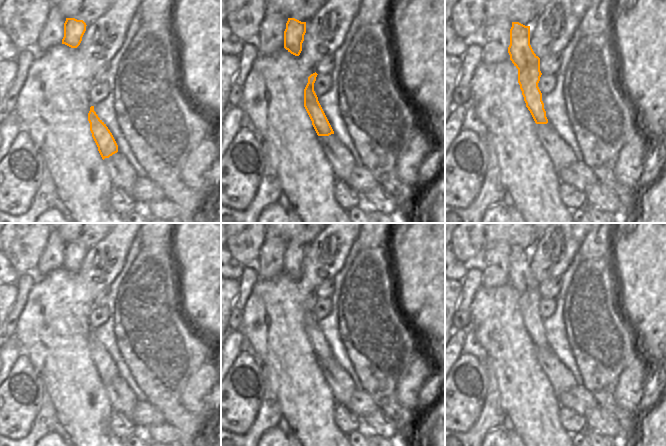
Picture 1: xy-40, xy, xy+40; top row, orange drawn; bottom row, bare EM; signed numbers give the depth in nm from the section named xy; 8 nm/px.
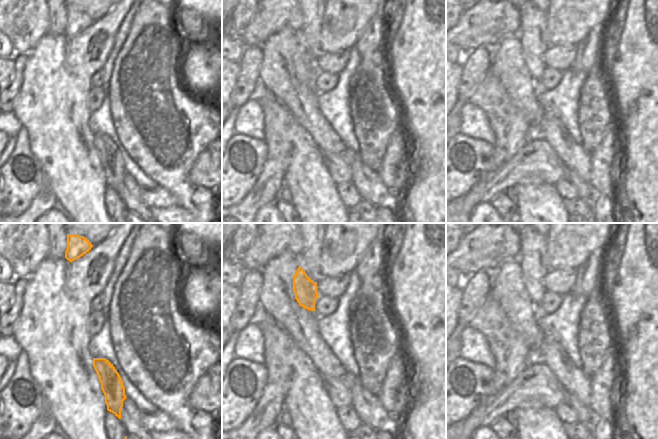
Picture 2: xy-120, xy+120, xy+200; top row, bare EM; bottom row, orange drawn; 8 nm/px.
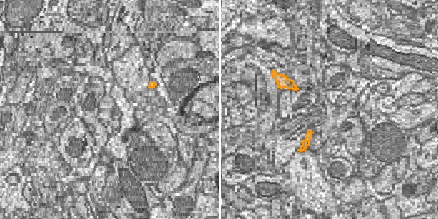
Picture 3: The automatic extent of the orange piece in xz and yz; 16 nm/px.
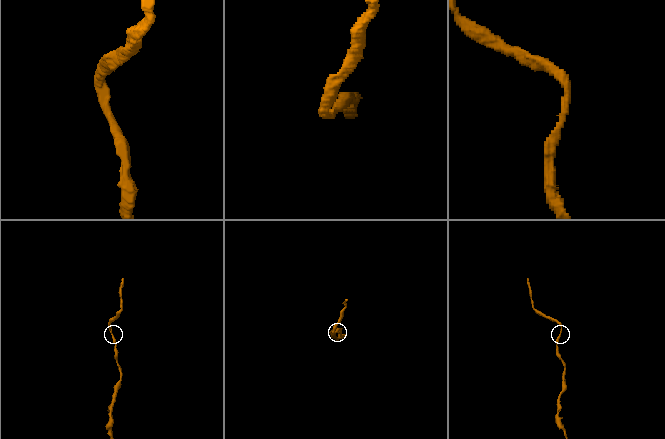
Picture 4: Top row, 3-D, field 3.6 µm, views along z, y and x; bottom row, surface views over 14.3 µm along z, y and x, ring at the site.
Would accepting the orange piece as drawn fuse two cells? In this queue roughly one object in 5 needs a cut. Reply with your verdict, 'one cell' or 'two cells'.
one cell

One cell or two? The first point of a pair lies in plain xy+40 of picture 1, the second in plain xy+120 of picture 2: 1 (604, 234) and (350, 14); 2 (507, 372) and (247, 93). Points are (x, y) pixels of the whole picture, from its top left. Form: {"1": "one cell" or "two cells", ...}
{"1": "two cells", "2": "two cells"}

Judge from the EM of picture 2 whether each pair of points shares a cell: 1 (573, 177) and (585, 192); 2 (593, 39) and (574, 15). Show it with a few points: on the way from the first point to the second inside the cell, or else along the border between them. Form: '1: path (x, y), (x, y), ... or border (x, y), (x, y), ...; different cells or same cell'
1: path (577, 181), (584, 188); same cell
2: border (603, 28), (595, 26), (577, 44); different cells

